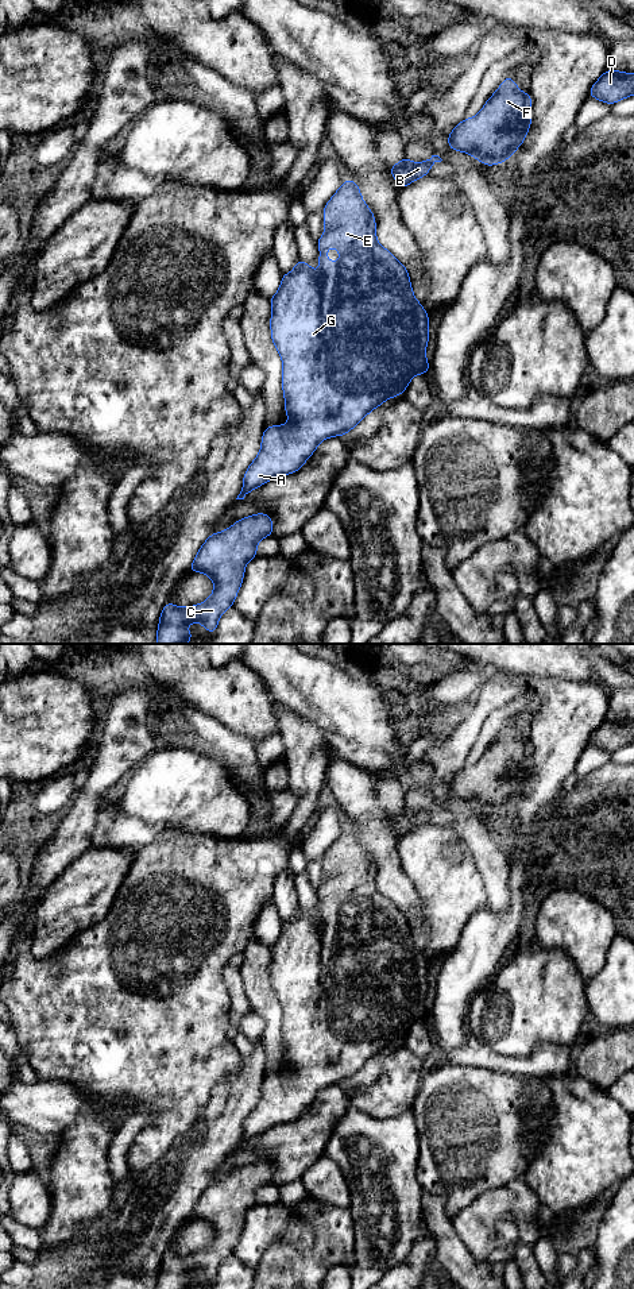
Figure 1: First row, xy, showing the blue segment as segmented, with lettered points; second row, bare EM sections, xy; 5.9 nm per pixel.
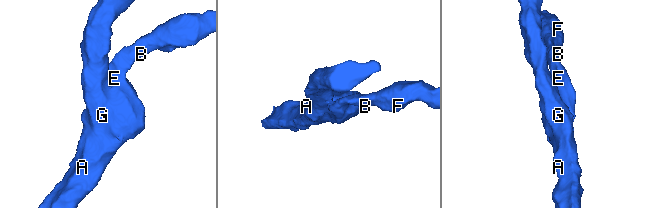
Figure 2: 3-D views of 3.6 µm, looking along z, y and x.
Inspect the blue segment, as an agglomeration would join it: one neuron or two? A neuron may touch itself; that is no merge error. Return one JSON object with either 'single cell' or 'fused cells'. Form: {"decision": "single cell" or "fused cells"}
{"decision": "single cell"}

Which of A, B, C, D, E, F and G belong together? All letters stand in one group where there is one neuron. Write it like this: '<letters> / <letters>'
A B C D E F G

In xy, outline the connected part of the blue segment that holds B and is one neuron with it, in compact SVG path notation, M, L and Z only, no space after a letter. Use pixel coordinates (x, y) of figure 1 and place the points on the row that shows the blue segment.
M432 155L432 158L428 161L414 163L403 157L401 162L390 167L390 173L395 178L398 186L402 189L417 178L428 175L432 165L441 161L442 159L438 155Z

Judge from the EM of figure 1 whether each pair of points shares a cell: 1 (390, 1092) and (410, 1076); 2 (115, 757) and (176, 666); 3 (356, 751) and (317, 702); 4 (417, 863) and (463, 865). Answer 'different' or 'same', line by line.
1: same
2: different
3: same
4: same

